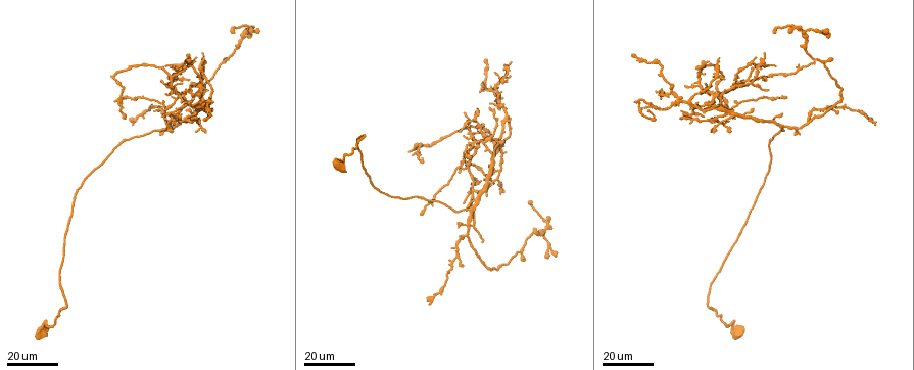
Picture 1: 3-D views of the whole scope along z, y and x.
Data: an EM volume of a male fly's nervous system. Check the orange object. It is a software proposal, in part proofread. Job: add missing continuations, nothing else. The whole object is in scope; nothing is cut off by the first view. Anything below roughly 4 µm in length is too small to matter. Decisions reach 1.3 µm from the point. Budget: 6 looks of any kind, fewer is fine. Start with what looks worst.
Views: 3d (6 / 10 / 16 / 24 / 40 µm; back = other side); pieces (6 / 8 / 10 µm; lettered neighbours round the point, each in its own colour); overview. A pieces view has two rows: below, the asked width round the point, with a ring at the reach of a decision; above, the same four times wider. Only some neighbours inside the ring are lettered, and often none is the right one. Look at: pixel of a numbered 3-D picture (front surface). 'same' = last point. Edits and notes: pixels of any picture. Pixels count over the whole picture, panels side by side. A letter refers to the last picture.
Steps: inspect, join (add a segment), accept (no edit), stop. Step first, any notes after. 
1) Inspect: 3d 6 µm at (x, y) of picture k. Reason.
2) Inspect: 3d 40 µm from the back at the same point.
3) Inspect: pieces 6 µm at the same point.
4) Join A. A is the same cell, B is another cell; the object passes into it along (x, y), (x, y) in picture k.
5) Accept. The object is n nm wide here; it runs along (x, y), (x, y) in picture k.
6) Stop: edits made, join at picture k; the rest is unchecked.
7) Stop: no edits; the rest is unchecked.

Inspect: 3d 16 µm at (487, 195) of picture 1.

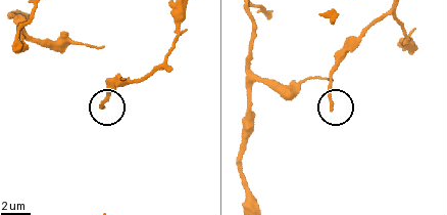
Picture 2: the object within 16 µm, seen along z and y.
Inspect: pieces 6 µm at (331, 107) of picture 2. See the neighbours.

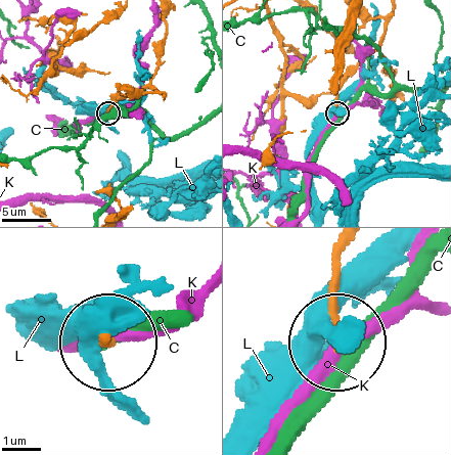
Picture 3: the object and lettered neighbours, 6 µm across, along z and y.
Accept. C, K and L are other cells; no lettered segment goes on from it.

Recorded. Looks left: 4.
Inspect: 3d 16 µm at (798, 63) of picture 1. Branch stops here.

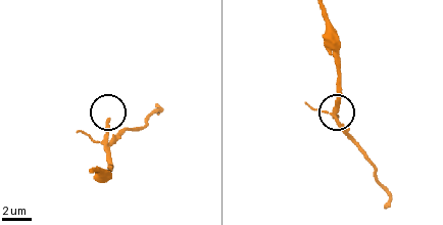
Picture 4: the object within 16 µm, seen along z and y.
Inspect: pieces 6 µm at (109, 121) of picture 4.

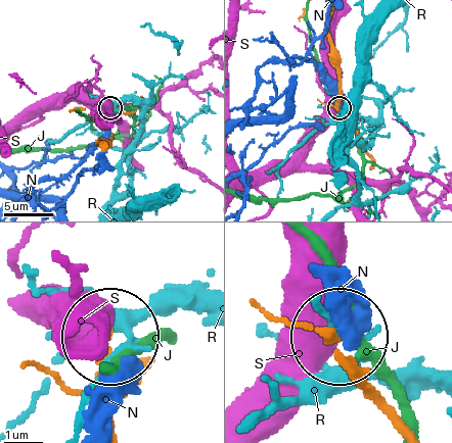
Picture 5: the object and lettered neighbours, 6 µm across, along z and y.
Accept. J, N, R and S are other cells; none of them fits.

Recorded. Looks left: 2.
Inspect: 3d 16 µm at (465, 112) of picture 1. Free end.

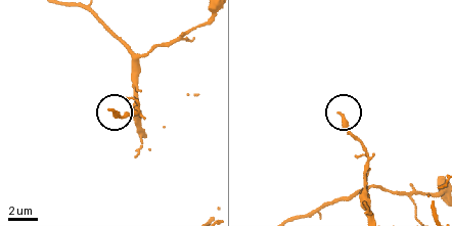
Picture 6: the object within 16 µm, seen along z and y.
Inspect: pieces 8 µm at (339, 114) of picture 6. See the neighbours.

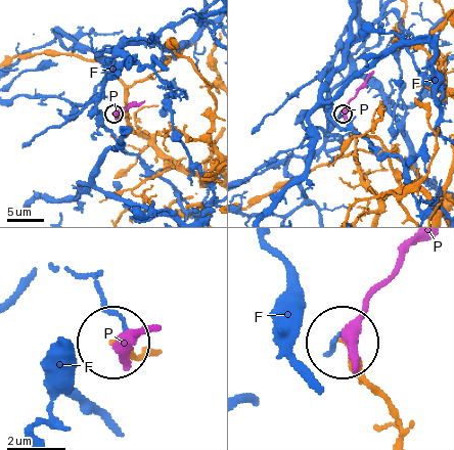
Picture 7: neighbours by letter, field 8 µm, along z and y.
Accept. The object is 210 nm wide here; F and P are other cells; it runs along (154, 353), (131, 353), (114, 341) in picture 7; no lettered segment goes on from it.

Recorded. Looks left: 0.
Stop: no edits; the rest is unchecked.

